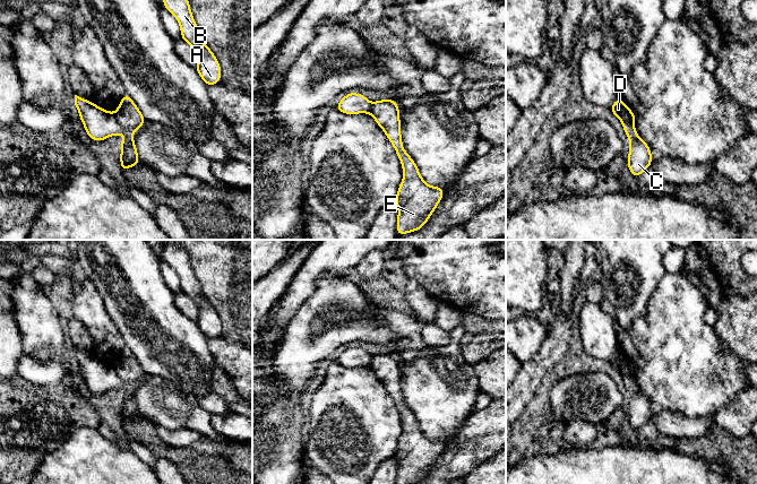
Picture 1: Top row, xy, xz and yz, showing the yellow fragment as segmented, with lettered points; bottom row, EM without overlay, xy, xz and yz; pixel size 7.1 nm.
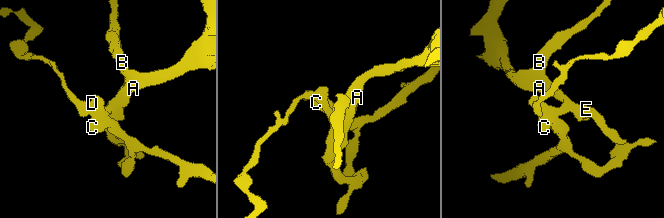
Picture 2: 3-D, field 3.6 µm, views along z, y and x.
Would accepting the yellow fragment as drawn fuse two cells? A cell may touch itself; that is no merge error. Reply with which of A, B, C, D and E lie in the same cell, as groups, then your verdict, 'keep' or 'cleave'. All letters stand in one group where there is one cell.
groups A B D E / C; cleave

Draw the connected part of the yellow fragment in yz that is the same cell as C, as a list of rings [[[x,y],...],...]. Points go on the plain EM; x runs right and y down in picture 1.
[[[622,375],[625,387],[629,391],[628,422],[630,426],[638,431],[652,417],[650,399],[639,391],[635,384],[635,379]]]

